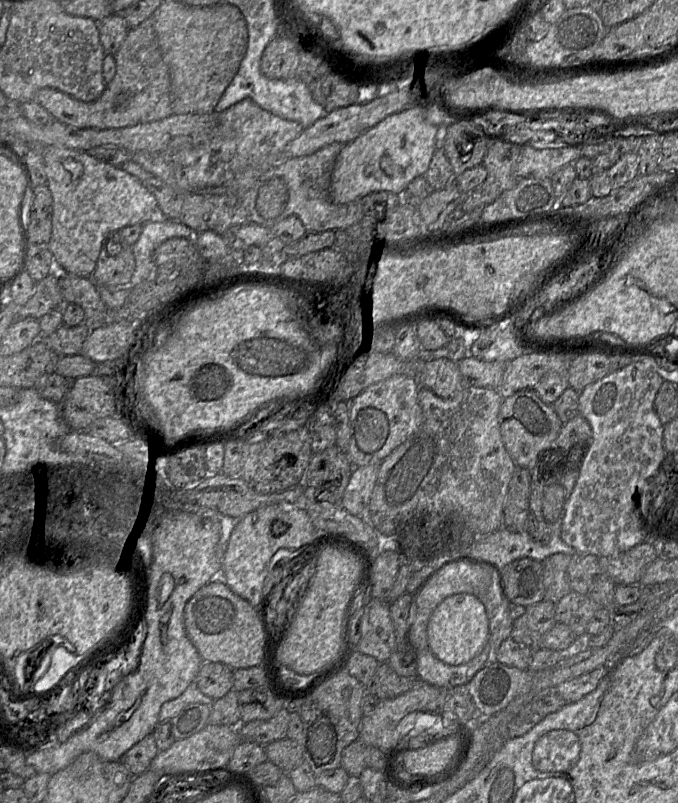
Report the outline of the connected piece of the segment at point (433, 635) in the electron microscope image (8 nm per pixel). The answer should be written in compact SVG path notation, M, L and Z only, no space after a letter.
M457 593L445 598L431 613L426 646L442 662L460 665L476 657L489 638L489 622L483 603L476 596Z

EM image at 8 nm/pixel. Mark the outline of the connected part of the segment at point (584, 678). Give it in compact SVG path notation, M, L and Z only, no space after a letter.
M610 665L600 666L590 672L568 679L554 688L565 703L576 702L592 692L608 673Z

